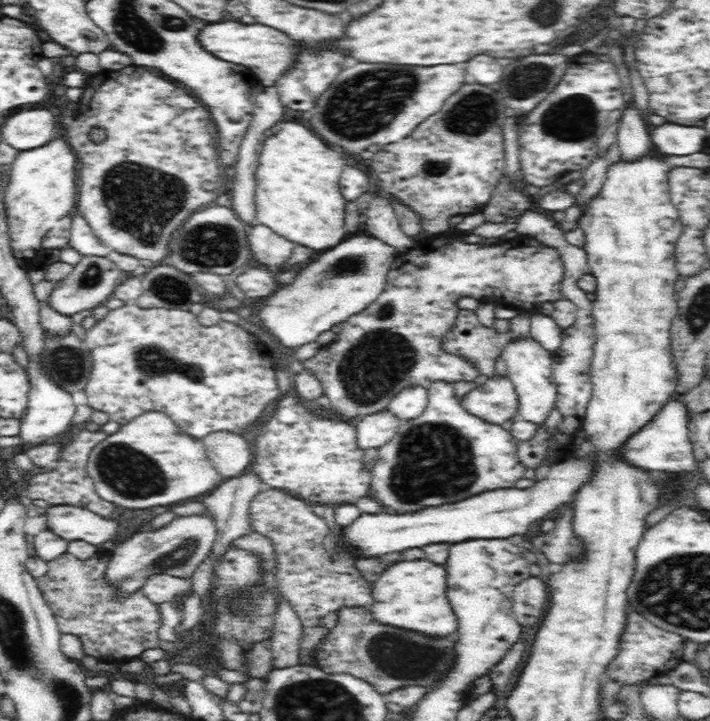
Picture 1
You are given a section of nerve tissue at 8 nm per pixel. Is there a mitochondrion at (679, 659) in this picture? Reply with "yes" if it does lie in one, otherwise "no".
no

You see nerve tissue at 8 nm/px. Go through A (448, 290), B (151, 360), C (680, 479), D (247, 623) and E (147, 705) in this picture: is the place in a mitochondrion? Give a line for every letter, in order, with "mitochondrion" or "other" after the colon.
A: other
B: mitochondrion
C: other
D: other
E: other

